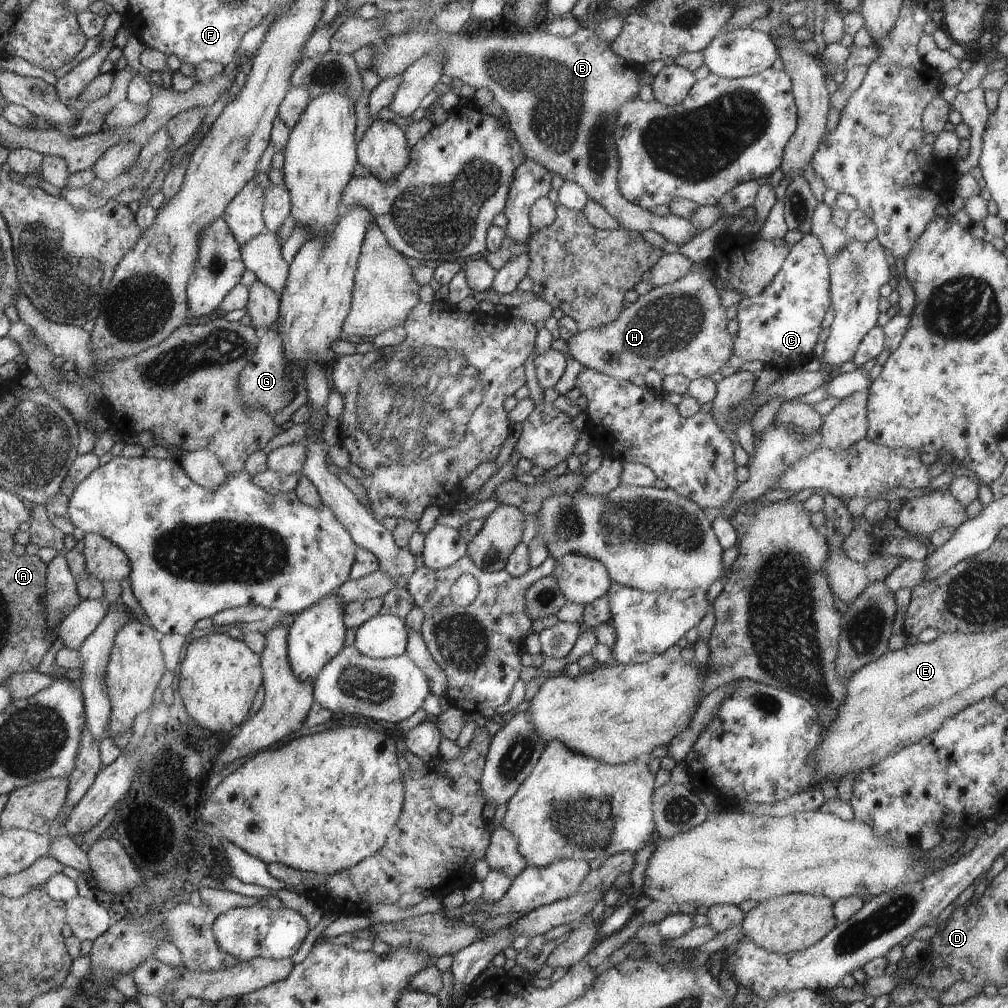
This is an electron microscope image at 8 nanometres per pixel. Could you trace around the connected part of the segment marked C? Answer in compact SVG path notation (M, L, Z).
M804 233L802 240L792 246L783 268L770 286L759 295L739 301L738 332L730 360L721 371L723 377L738 371L746 362L760 360L779 371L800 370L808 360L816 357L816 342L822 332L822 320L831 302L830 258L823 244L812 233Z

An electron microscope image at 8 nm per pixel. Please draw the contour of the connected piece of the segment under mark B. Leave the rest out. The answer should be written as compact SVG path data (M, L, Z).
M541 24L515 36L494 34L480 36L476 32L466 34L463 31L454 34L412 32L412 34L390 35L374 46L372 68L380 76L380 80L402 76L408 67L434 48L440 48L446 54L441 74L458 78L464 85L476 90L487 88L492 92L494 101L500 104L505 112L508 127L515 133L516 140L523 145L526 159L544 165L544 168L549 169L553 175L558 174L564 181L578 184L590 200L603 205L619 221L620 227L628 228L630 232L654 230L664 236L667 242L677 244L679 247L701 232L690 219L672 213L663 217L656 216L652 211L640 208L639 204L632 204L620 192L618 182L620 156L616 152L615 140L620 106L628 100L638 99L640 88L646 83L652 84L654 75L648 72L645 66L640 68L639 65L624 60L611 48L610 43L600 40L592 29L579 26L579 29L568 37L552 35L543 30Z

